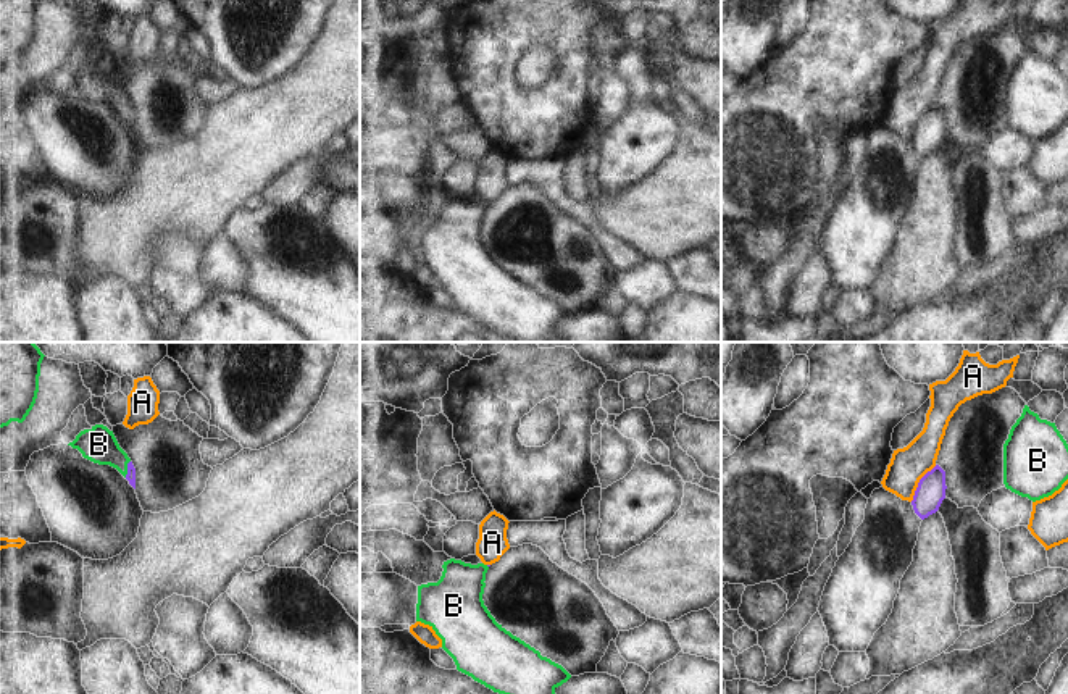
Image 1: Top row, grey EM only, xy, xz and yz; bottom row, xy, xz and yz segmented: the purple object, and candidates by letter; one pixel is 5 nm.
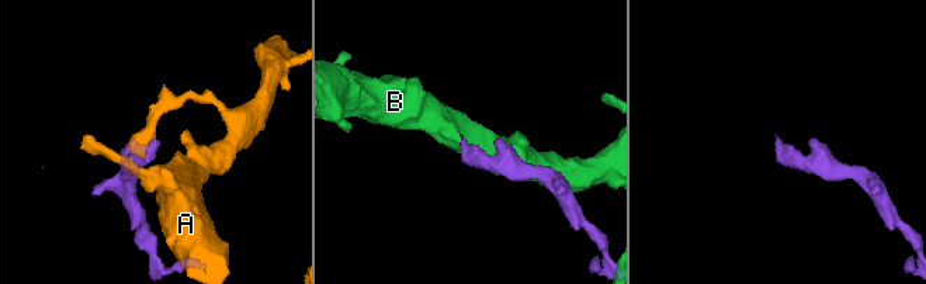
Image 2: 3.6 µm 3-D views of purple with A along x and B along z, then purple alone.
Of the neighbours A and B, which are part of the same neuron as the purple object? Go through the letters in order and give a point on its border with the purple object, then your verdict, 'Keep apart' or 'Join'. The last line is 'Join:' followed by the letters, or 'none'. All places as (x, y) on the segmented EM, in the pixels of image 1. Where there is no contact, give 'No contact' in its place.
A: Touches purple at yz (918, 483). Keep apart
B: Touches purple at xy (128, 468). Join
Join: B.

